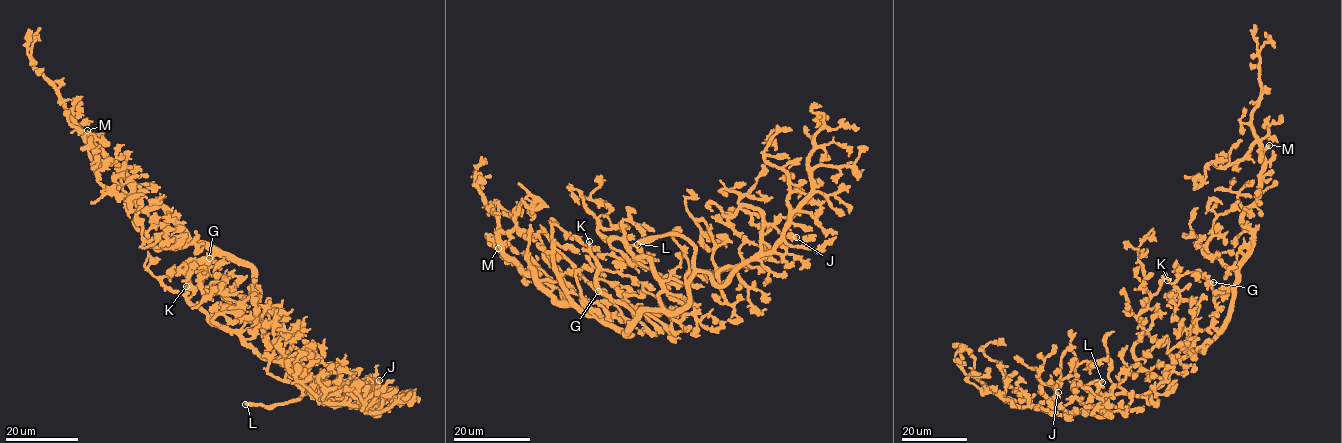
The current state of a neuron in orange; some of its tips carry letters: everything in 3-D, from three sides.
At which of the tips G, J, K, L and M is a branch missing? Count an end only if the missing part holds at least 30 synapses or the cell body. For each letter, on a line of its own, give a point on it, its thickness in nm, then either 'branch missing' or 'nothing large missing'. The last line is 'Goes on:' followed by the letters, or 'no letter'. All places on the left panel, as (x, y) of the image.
G: place (209, 258); calibre 320 nm; nothing large missing
J: place (379, 380); calibre 300 nm; nothing large missing
K: place (186, 286); calibre 280 nm; branch missing
L: place (245, 404); calibre 460 nm; branch missing
M: place (87, 130); calibre 440 nm; nothing large missing
Goes on: K, L

